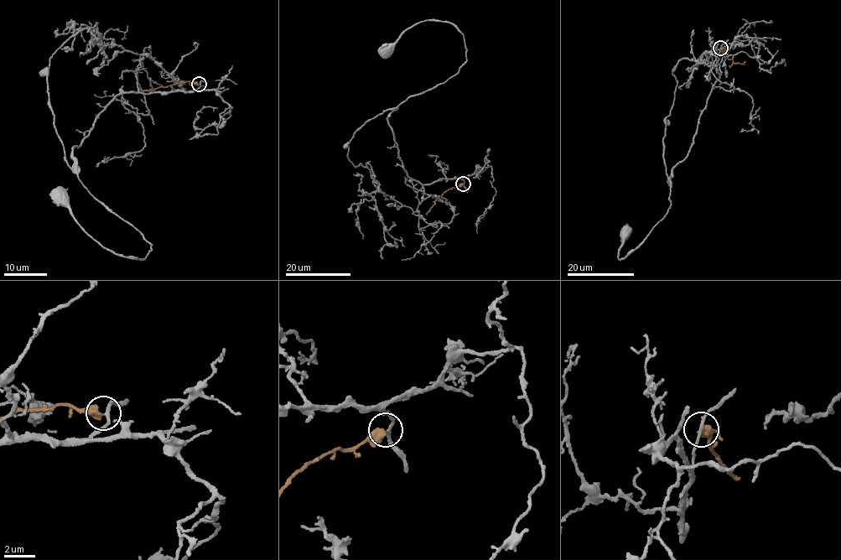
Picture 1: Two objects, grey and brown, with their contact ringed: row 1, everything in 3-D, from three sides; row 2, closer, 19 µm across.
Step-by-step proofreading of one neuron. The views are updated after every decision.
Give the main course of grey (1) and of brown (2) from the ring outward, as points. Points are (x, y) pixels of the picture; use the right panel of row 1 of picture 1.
1: (720, 49), (719, 78), (693, 145), (672, 169), (672, 205), (620, 261), (623, 233)
2: (721, 49), (734, 62), (742, 64), (744, 61)

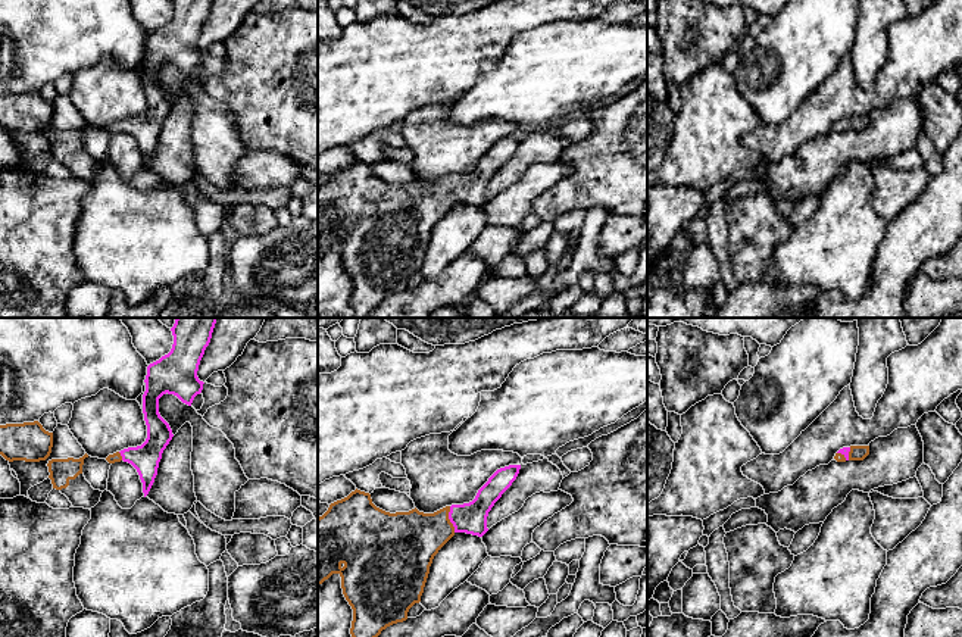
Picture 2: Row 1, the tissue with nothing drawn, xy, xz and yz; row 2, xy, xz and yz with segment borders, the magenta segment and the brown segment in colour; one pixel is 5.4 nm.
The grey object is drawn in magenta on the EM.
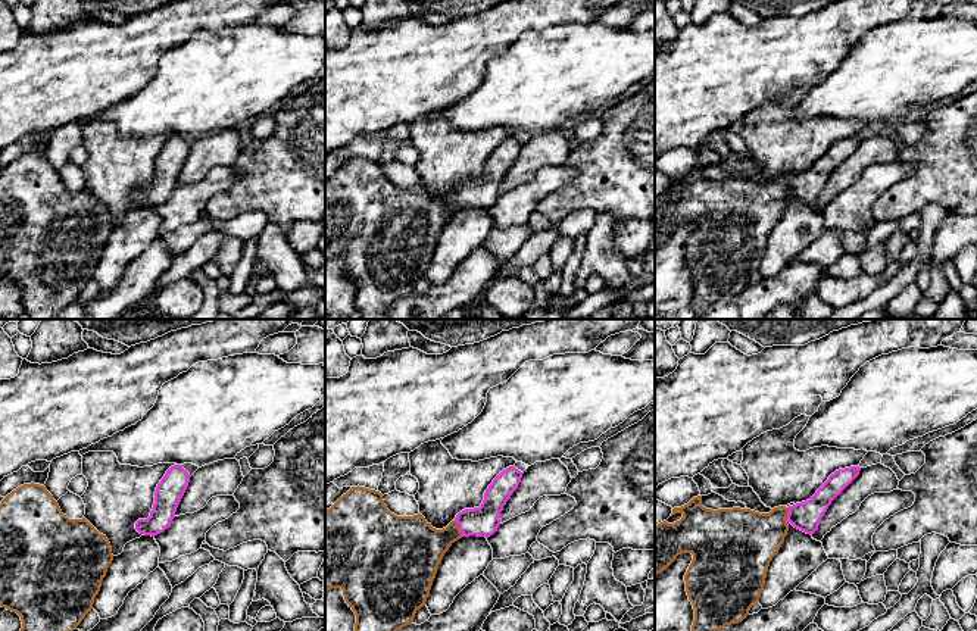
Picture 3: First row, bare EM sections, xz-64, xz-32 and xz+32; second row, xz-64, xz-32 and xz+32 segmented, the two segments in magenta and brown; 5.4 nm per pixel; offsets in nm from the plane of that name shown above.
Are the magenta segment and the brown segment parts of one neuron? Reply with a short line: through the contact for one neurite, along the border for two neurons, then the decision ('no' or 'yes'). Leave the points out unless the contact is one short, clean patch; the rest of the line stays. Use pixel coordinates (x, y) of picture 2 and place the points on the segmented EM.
xz (471, 518), (449, 518), (440, 527), (409, 540) | yes

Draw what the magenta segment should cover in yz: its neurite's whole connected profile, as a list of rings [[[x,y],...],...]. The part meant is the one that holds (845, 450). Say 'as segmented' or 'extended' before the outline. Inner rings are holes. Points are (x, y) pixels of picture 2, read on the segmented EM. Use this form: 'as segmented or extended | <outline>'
extended | [[[850,446],[840,449],[834,459],[837,462],[863,460],[869,455],[869,446]]]

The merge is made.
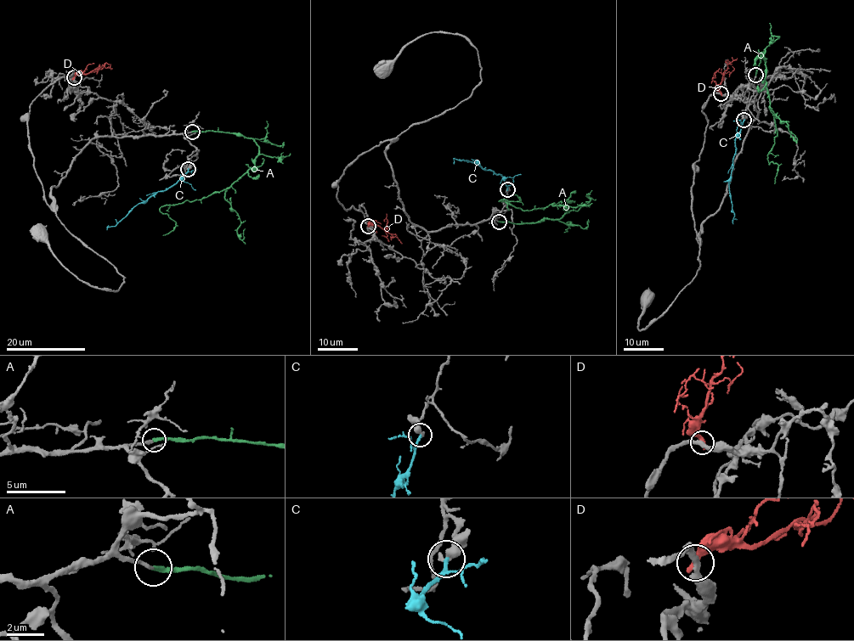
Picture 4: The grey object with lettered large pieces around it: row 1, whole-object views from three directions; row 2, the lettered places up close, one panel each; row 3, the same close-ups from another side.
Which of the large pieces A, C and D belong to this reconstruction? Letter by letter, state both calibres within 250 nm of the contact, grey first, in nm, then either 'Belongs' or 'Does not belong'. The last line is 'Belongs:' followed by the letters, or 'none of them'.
A: Thickness 200 nm (grey) against 200 nm. Belongs
C: Thickness 500 nm (grey) against 200 nm. Does not belong
D: Thickness 320 nm (grey) against 360 nm. Does not belong
Belongs: A

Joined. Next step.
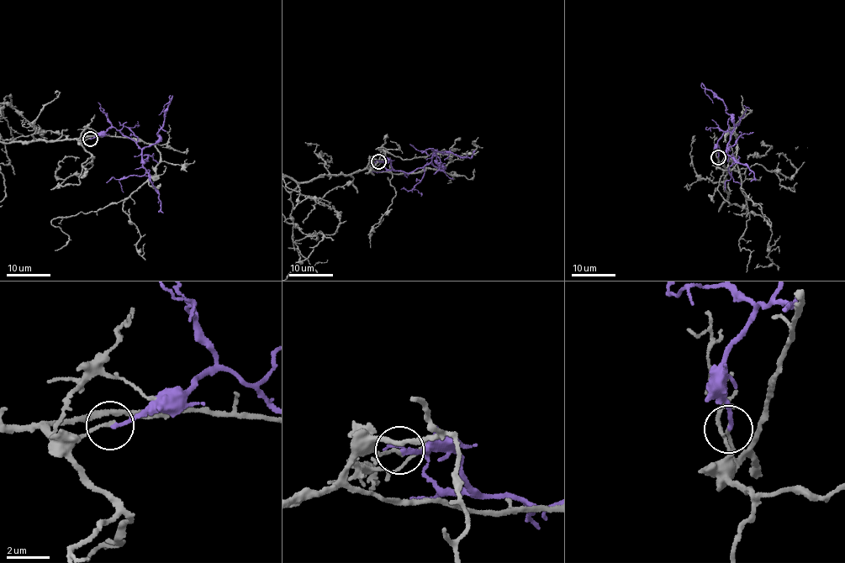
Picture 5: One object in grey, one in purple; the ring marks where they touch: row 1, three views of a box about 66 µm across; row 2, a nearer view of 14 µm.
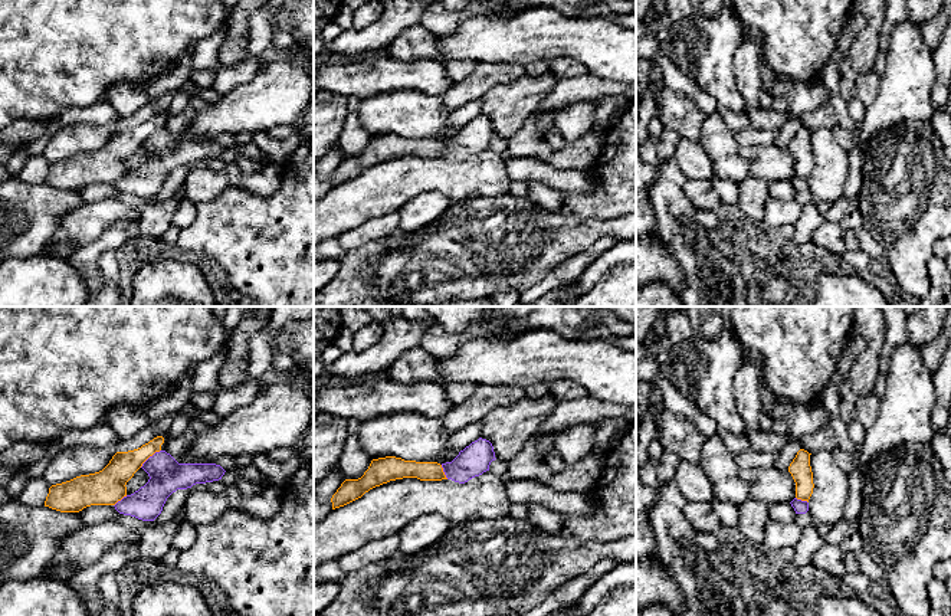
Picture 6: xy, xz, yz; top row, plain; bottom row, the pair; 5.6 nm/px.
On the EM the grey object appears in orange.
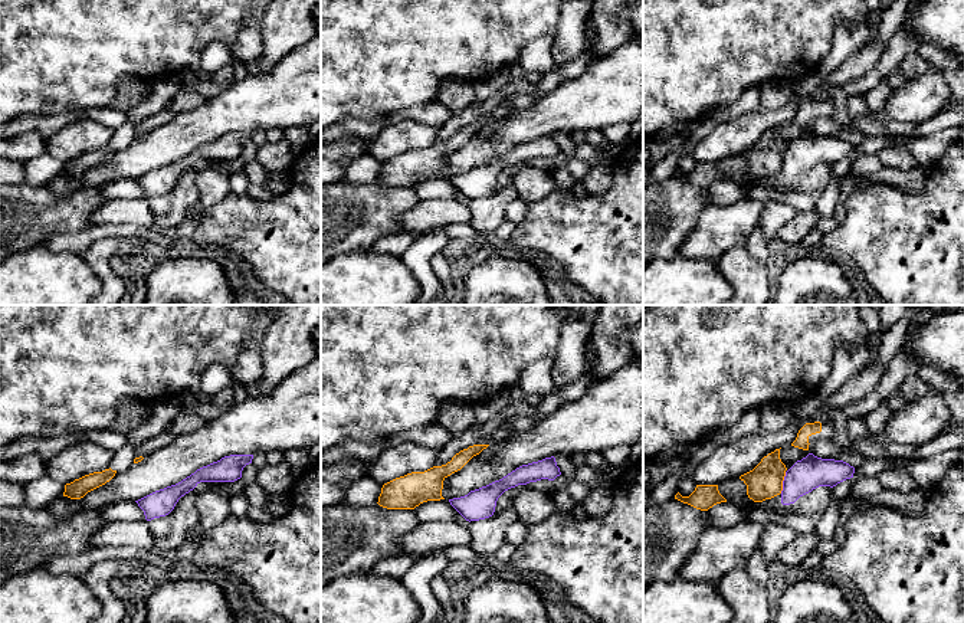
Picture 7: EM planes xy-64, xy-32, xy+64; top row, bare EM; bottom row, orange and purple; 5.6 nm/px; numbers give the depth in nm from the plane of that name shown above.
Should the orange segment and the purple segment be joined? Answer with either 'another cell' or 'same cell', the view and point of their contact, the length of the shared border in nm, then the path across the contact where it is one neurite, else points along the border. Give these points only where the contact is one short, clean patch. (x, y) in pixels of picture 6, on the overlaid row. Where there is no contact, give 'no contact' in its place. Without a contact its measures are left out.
another cell | xy (150, 455) | 160 nm

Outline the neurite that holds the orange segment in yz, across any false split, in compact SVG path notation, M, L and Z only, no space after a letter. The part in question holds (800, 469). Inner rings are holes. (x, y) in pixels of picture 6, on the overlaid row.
M800 449L788 466L788 472L796 482L796 498L807 502L814 488L810 455L807 450Z

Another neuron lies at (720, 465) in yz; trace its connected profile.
M719 435L705 438L699 466L712 482L715 499L740 507L750 498L750 485Z

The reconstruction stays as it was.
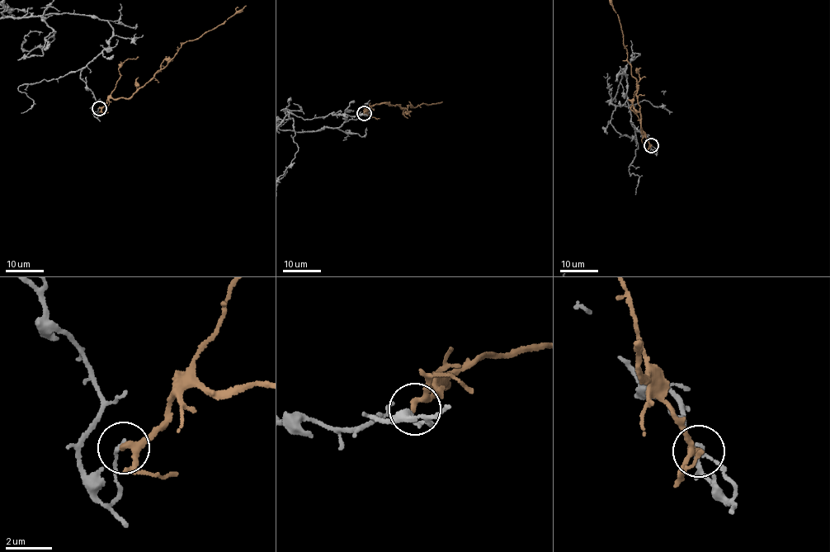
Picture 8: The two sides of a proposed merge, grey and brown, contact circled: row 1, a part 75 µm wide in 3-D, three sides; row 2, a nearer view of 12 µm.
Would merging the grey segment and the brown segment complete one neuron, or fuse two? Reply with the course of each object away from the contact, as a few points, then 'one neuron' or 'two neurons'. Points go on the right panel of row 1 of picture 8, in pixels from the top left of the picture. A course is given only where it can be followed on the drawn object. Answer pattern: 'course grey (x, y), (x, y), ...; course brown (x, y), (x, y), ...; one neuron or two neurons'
course brown (650, 145), (641, 132), (642, 116), (636, 93), (637, 82), (627, 59), (618, 14); two neurons

